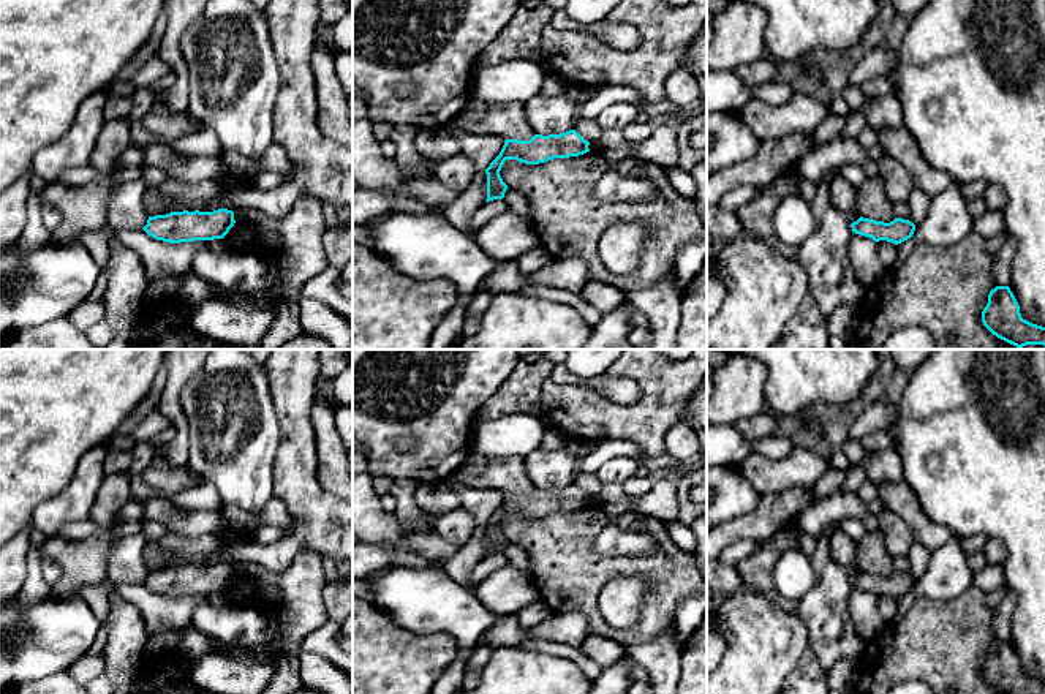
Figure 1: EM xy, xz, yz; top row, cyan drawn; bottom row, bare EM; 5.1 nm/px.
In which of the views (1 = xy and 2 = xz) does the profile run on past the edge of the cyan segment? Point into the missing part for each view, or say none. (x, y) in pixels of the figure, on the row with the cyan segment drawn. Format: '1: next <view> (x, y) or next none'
1: next none
2: next none

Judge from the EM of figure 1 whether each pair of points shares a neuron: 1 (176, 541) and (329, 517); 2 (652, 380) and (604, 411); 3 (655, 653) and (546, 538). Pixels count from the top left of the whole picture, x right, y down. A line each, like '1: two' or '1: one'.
1: two
2: one
3: two

